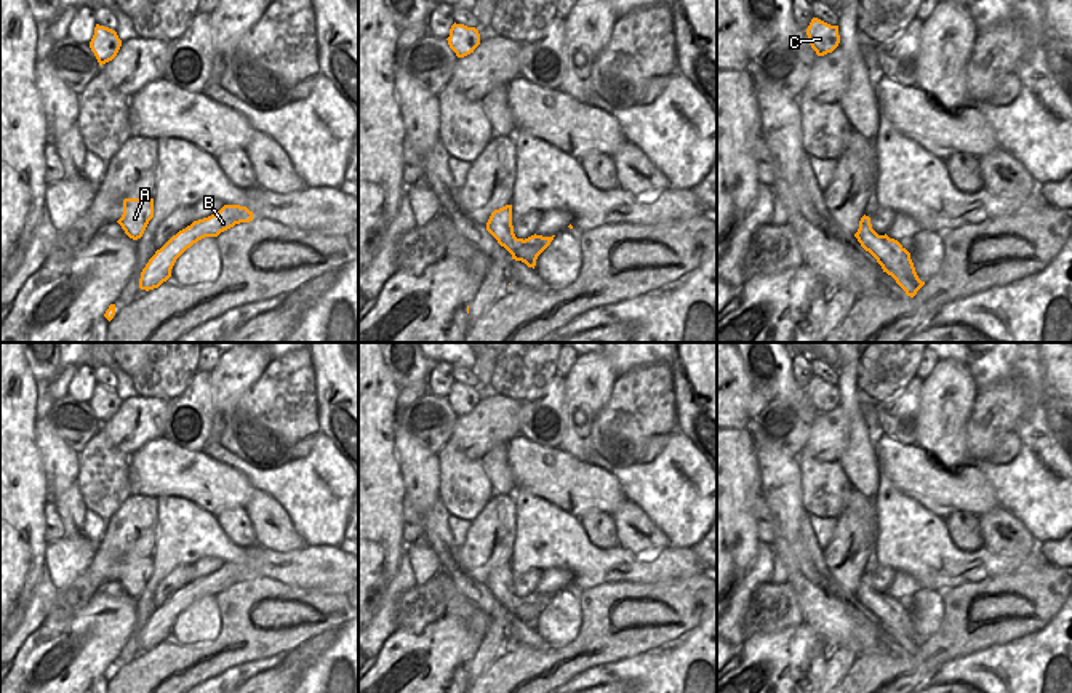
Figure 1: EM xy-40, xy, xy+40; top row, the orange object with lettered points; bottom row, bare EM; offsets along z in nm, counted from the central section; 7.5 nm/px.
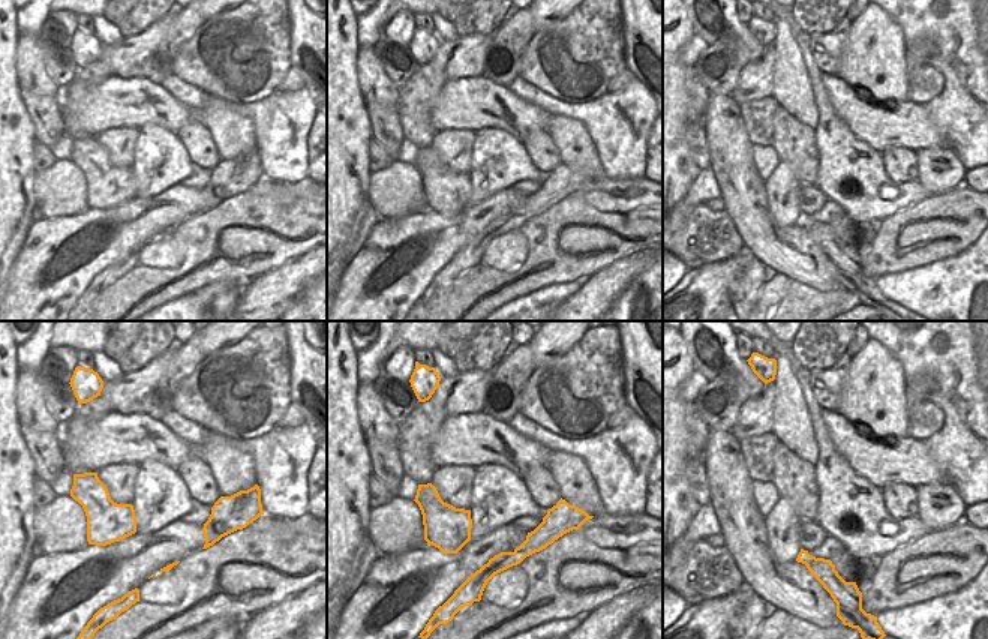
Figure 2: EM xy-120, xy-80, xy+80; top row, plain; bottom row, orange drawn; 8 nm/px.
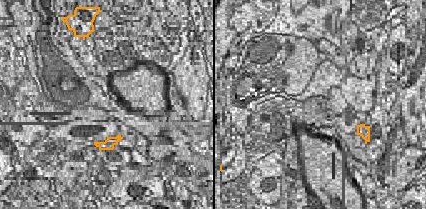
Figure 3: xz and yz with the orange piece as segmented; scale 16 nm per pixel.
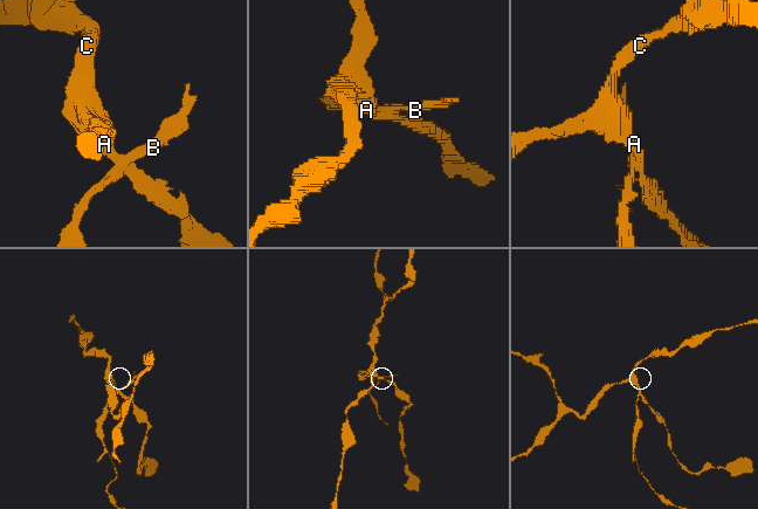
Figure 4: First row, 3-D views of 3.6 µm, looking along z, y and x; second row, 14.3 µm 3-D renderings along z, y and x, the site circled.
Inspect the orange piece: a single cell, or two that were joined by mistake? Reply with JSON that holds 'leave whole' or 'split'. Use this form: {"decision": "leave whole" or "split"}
{"decision": "split"}

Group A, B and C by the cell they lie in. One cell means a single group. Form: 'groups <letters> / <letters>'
groups A C / B

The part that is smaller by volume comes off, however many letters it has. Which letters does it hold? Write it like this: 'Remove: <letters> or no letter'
Remove: B

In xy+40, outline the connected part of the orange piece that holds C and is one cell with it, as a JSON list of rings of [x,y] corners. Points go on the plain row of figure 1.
[[[818,376],[811,378],[806,394],[818,415],[832,411],[840,402],[838,384],[830,384]]]

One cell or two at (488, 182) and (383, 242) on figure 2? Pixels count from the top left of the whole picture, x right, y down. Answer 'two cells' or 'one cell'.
two cells

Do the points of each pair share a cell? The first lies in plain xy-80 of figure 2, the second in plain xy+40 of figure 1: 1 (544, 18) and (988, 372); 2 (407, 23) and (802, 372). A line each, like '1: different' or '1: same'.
1: different
2: same

